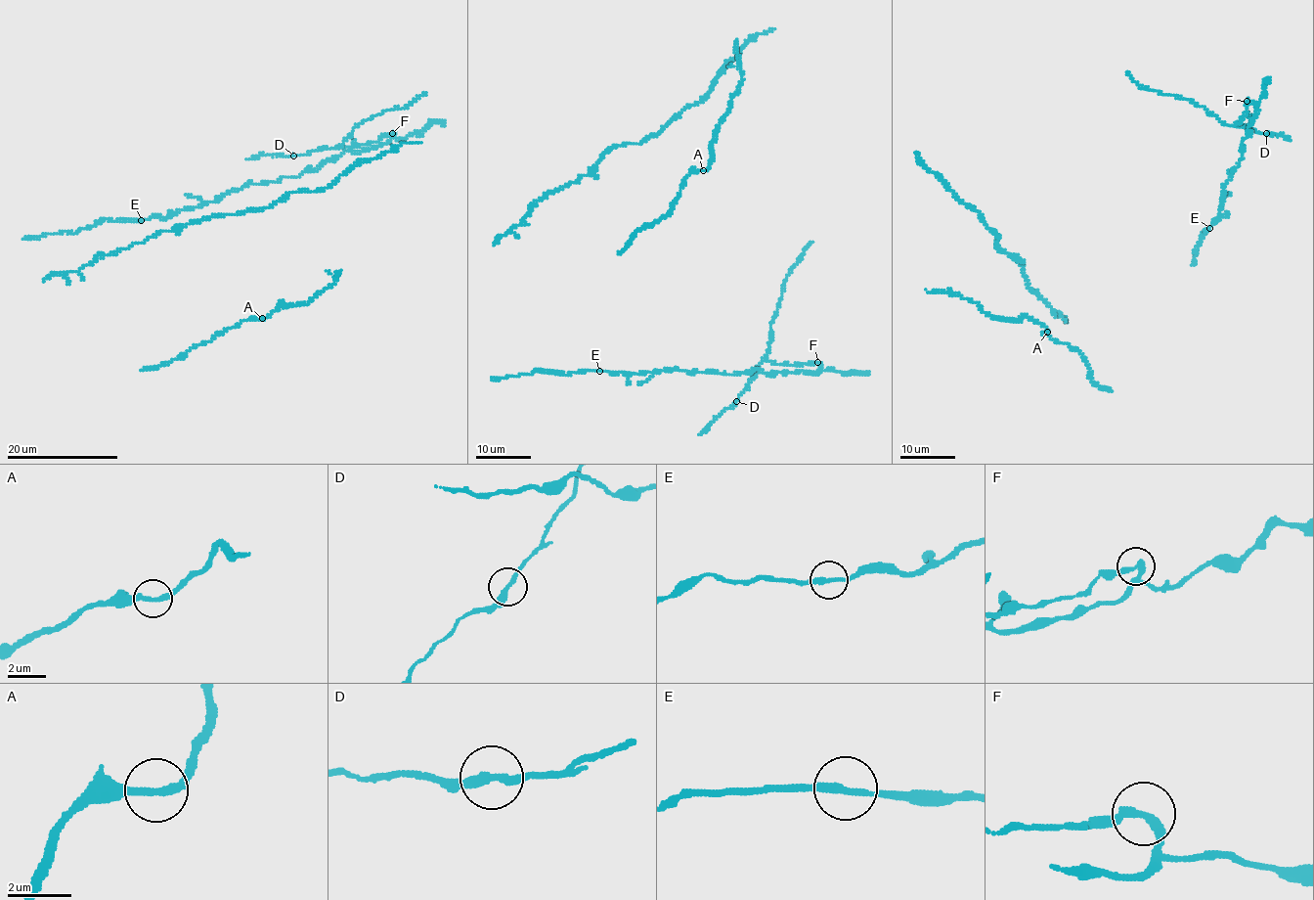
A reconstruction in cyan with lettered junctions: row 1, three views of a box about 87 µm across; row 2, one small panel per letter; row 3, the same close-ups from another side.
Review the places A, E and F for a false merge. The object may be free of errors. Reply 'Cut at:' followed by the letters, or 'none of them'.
Cut at: F

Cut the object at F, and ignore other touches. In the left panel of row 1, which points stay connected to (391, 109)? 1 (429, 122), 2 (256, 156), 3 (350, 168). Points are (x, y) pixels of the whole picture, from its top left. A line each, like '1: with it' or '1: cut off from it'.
1: cut off from it
2: with it
3: cut off from it

